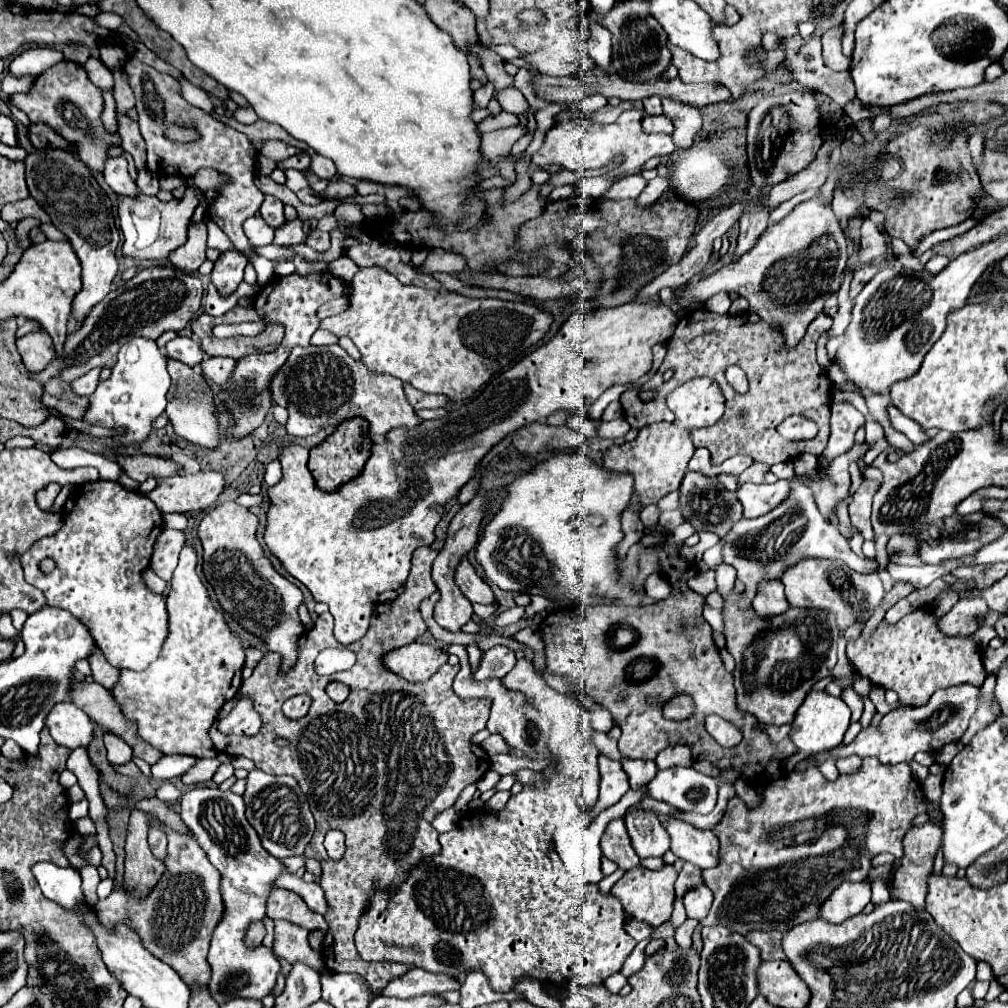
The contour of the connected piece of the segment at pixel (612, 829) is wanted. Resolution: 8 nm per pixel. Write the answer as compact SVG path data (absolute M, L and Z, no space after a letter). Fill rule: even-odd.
M622 817L608 823L602 835L602 855L614 861L624 871L640 867L640 857L636 855L634 847L630 847L630 835Z

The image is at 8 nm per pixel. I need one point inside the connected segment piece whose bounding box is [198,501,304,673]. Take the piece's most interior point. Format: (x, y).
(246, 585)

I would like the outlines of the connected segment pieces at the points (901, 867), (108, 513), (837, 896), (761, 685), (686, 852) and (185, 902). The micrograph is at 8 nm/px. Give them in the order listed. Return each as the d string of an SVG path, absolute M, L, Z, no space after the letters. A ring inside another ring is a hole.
M940 817L938 821L926 821L918 827L912 827L906 837L904 837L904 855L902 859L896 861L894 865L894 873L892 879L888 881L888 889L890 889L890 899L902 899L912 903L918 909L924 909L924 899L926 899L926 891L928 891L928 877L932 873L932 865L940 847L940 837L942 837L942 829L940 829Z
M94 481L74 487L70 493L66 505L64 505L64 525L62 529L52 535L36 541L26 555L20 557L20 563L24 567L24 579L44 591L48 605L70 611L76 619L80 619L90 635L94 635L96 645L102 649L108 663L112 663L118 669L132 669L142 671L152 663L166 639L168 633L168 613L166 613L166 601L162 595L152 593L144 587L140 573L148 567L152 557L152 545L156 537L160 535L164 527L162 513L140 491L124 489L116 481ZM42 559L54 559L56 567L50 573L42 573L38 563Z
M868 881L842 883L822 903L818 917L830 923L842 923L848 917L862 913L862 909L868 903L870 903L870 883Z
M720 563L714 571L718 593L725 601L726 647L736 661L734 685L738 695L738 709L756 715L764 725L790 723L812 685L832 675L836 665L836 643L840 635L834 615L796 607L790 607L784 615L778 617L758 617L754 609L750 609L748 615L741 615L742 610L738 607L740 595L732 591L736 581L734 567Z
M674 817L668 819L664 827L670 835L670 849L676 857L694 863L700 869L718 863L718 837L712 831L698 831L698 827Z
M148 815L152 827L158 827L168 838L166 873L152 889L146 899L132 899L126 891L112 891L106 899L100 899L96 911L104 925L126 923L130 925L144 945L172 969L178 969L178 975L192 985L208 985L210 965L206 961L210 935L222 915L222 897L220 897L220 879L216 867L208 861L206 853L190 833L178 833L172 827L164 825L158 817Z

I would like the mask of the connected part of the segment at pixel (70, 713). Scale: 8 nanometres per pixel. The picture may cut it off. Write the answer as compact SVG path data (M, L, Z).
M62 701L56 703L46 715L46 727L50 729L50 735L56 743L74 749L86 747L90 743L94 723L74 703Z

